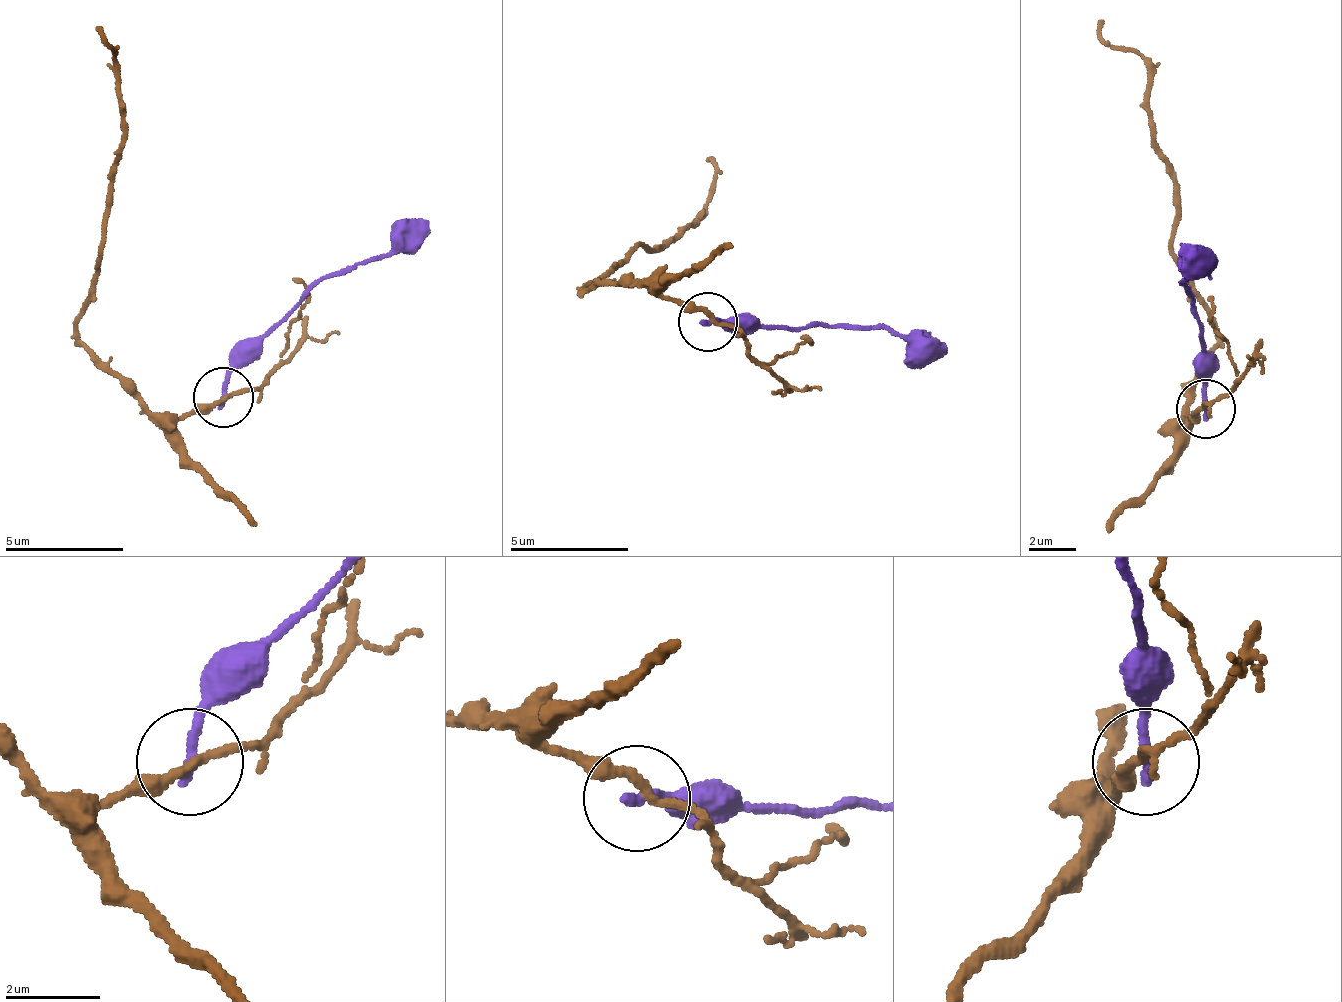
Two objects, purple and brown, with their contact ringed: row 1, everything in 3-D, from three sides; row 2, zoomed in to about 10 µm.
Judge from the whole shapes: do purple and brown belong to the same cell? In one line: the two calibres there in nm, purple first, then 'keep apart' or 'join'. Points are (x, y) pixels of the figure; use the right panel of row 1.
calibres 240 and 180 nm; keep apart

